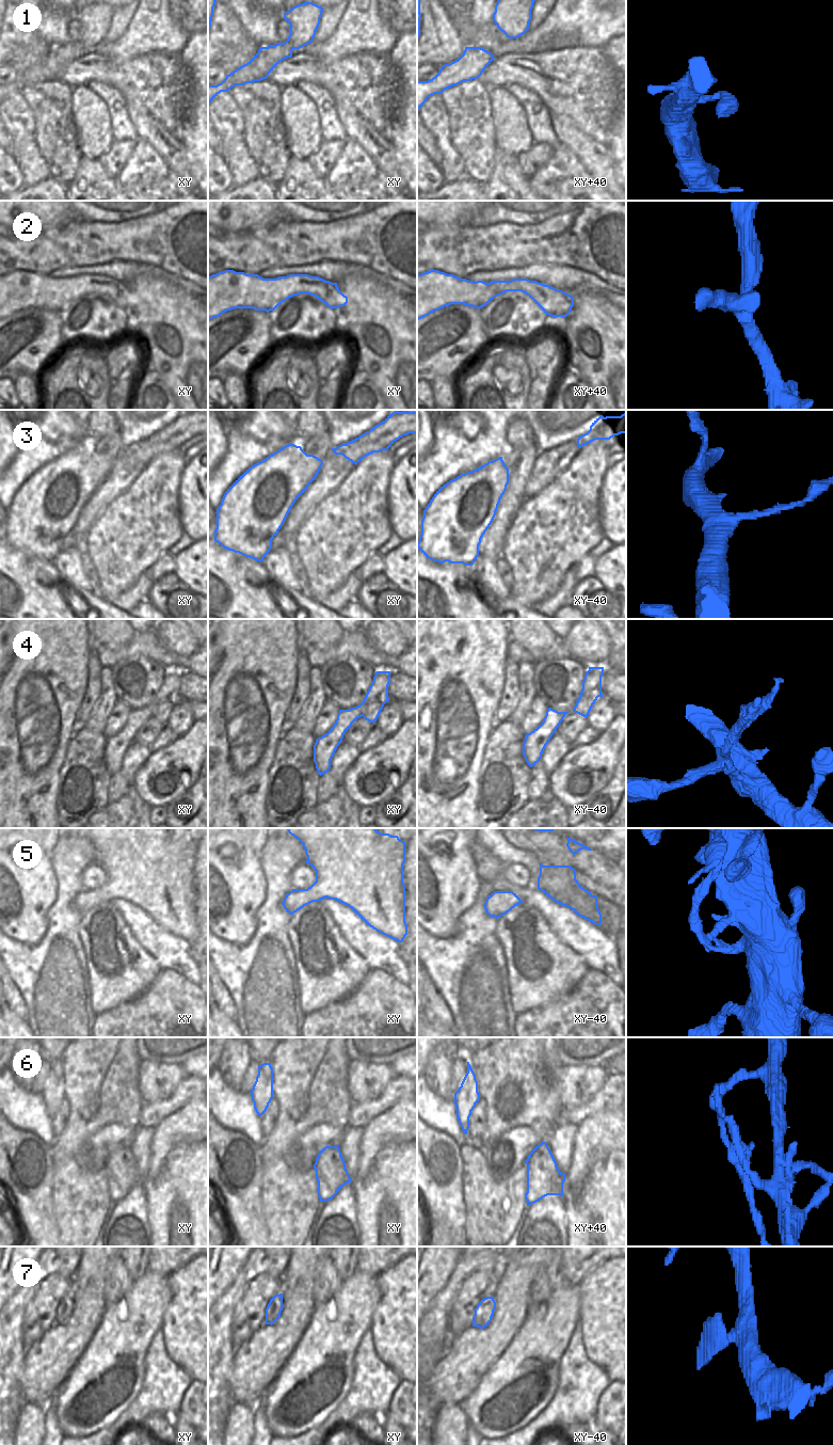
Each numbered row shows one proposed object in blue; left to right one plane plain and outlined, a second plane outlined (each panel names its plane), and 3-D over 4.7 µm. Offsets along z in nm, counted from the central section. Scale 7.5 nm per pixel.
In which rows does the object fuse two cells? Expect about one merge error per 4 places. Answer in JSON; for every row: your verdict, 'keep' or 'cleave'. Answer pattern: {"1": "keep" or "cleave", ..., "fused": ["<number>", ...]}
{"1": "keep", "2": "keep", "3": "cleave", "4": "cleave", "5": "cleave", "6": "cleave", "7": "keep", "fused": ["3", "4", "5", "6"]}

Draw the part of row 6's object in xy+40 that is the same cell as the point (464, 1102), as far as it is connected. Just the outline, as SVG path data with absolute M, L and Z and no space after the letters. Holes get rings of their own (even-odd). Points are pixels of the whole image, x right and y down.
M462 1086L454 1093L454 1105L456 1107L456 1117L459 1124L465 1134L469 1128L469 1117L471 1111L476 1107L476 1096L468 1095L465 1089Z

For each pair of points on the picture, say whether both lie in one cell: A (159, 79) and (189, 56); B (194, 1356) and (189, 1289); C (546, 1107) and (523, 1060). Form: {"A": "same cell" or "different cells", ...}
{"A": "different cells", "B": "same cell", "C": "different cells"}

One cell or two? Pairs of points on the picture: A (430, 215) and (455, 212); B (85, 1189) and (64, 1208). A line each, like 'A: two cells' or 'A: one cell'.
A: one cell
B: two cells

